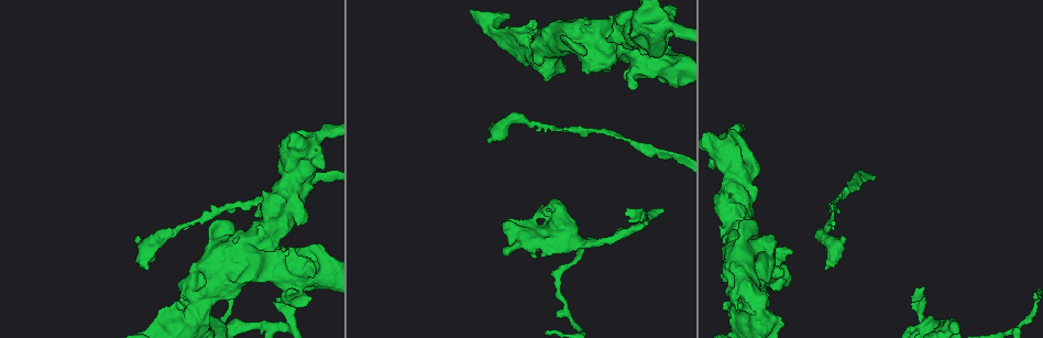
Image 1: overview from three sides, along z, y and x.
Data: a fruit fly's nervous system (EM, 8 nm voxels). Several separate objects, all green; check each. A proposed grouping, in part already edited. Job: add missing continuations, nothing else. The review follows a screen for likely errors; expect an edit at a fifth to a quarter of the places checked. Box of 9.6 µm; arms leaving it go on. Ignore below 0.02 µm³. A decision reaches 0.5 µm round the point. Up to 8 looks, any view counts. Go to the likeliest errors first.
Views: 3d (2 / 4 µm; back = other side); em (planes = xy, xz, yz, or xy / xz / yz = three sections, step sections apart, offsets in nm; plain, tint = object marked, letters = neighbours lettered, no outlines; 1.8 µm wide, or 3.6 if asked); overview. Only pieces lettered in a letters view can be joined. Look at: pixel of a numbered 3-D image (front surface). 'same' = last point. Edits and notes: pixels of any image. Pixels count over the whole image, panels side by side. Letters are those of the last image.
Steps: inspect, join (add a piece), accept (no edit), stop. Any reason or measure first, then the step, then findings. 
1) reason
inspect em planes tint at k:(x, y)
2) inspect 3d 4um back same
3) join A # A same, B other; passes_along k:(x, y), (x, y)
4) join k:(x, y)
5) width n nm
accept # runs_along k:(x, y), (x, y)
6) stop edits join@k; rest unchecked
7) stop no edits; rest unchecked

free end
inspect em xy step 4 tint at 1:(147, 267)

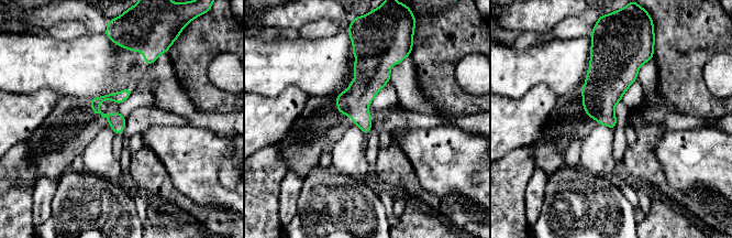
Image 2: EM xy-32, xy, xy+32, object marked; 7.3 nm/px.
inspect em planes letters same

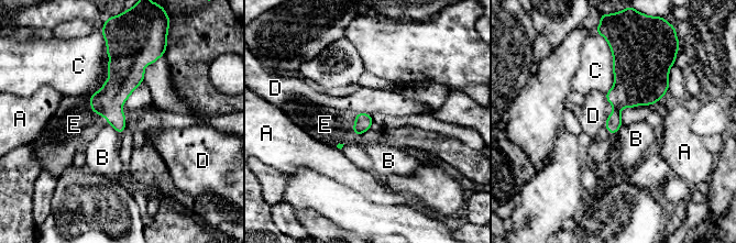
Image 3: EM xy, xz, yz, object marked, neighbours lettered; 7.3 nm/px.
join E # A other, B other, C other, D other, E same; the neuron continues

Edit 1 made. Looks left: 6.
inspect em 3.6um planes letters at 1:(584, 39)

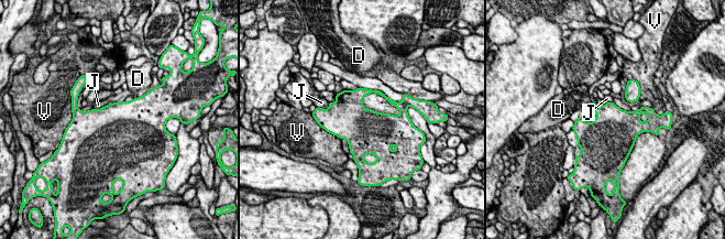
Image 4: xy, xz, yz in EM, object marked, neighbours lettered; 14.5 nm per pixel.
accept # D other, J other, V other; border 4:(123, 100), (92, 109); no lettered piece goes on from it

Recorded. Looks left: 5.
branch stops here
inspect 3d 2um at 1:(712, 168)

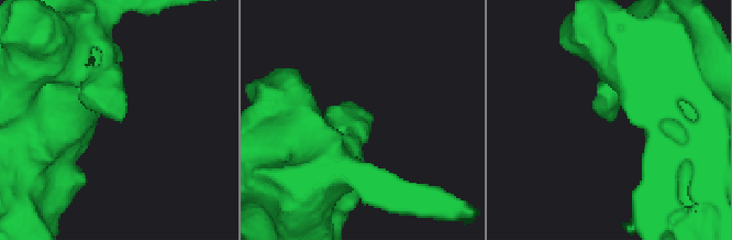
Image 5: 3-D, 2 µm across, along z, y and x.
inspect em planes letters at 5:(120, 122)

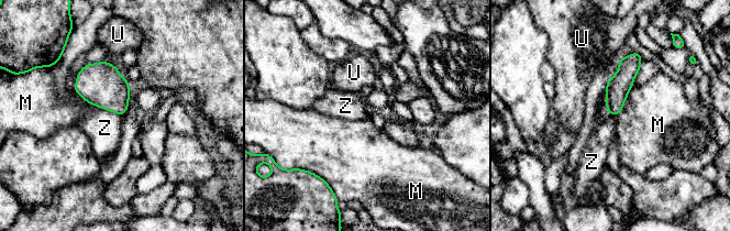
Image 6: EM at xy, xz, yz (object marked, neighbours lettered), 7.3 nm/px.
width 160 nm
accept # M other, U other, Z other; runs_along 6:(634, 55), (617, 89), (612, 111); no lettered piece goes on from it

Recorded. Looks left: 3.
stop edits join@3; rest unchecked

